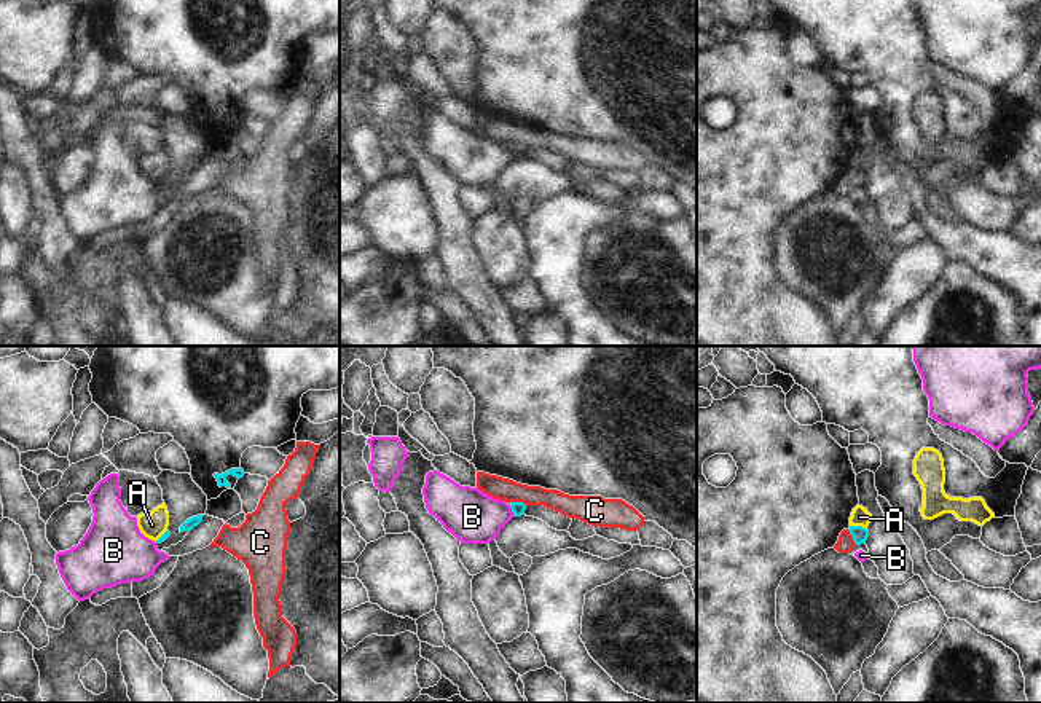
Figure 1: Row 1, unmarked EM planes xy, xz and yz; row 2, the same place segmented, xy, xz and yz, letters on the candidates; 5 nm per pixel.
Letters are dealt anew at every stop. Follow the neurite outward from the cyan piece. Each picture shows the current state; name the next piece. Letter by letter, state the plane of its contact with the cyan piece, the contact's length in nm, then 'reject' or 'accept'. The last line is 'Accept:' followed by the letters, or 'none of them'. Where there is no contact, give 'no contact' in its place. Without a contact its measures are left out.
A: yz | 90 nm | reject
B: xz | 60 nm | reject
C: xz | 80 nm | reject
Accept: none of them

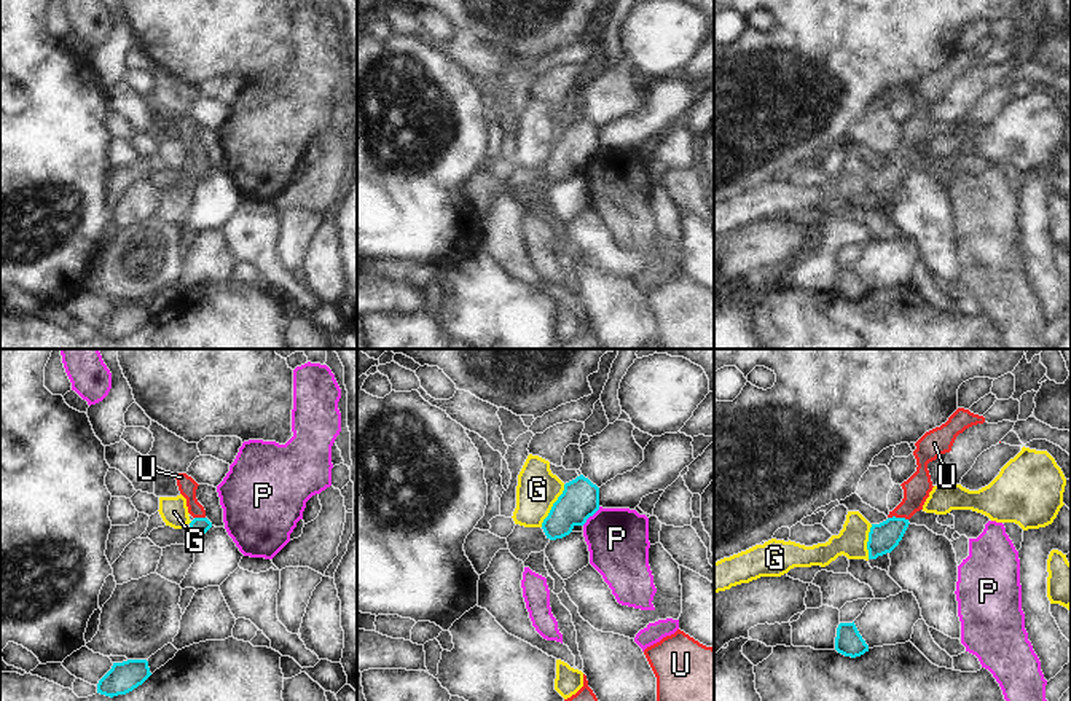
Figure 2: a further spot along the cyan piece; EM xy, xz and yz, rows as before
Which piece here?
G: xz | 240 nm | reject
P: xz | 130 nm | reject
U: yz | 110 nm | accept
Accept: U

